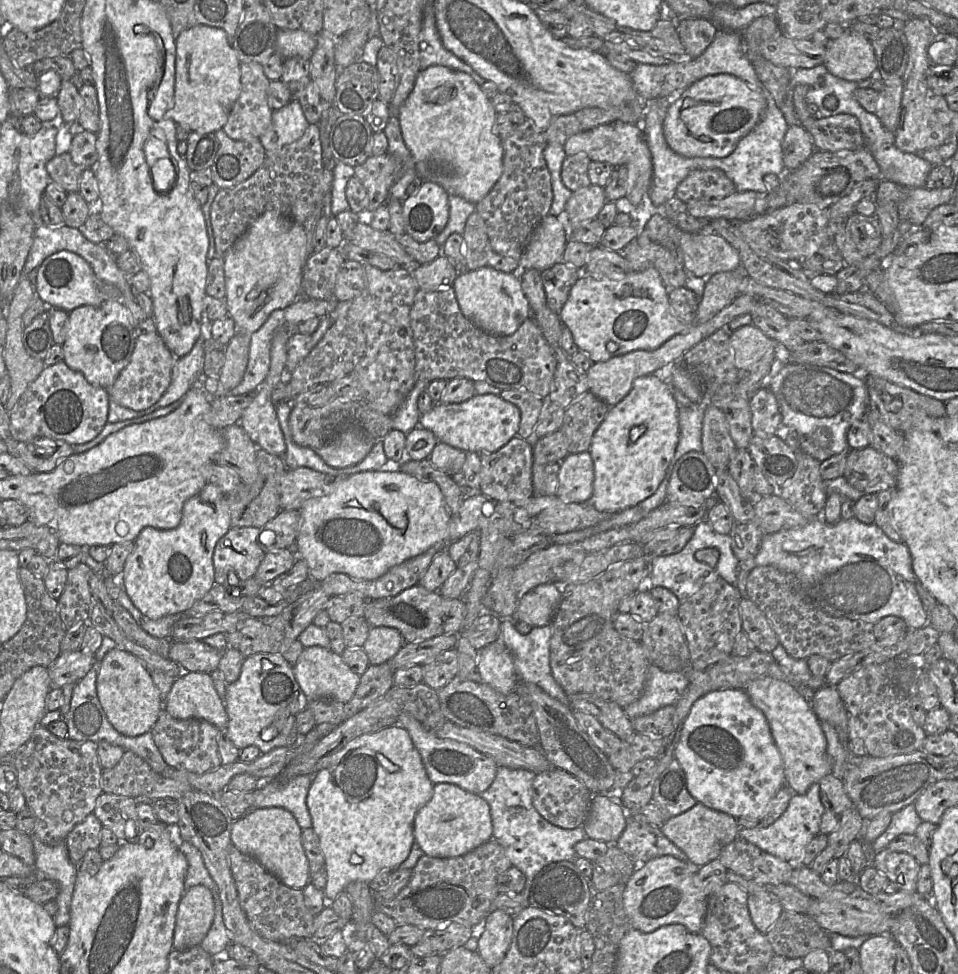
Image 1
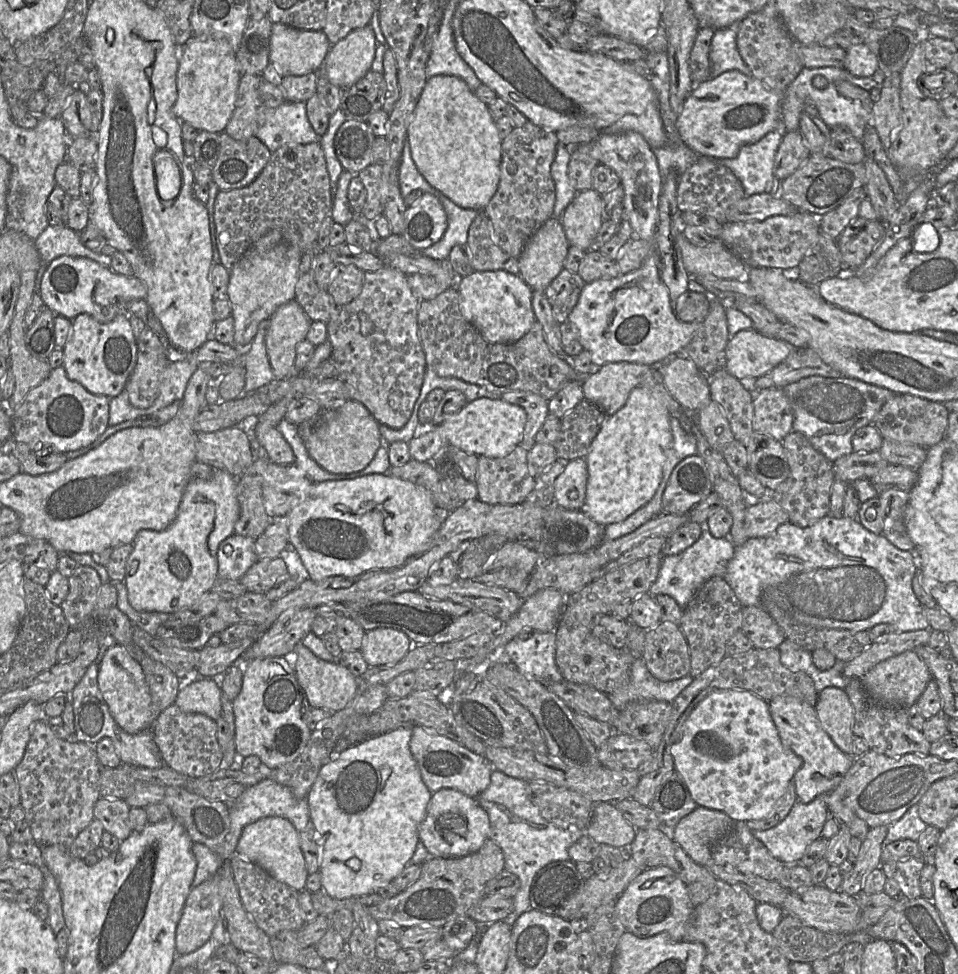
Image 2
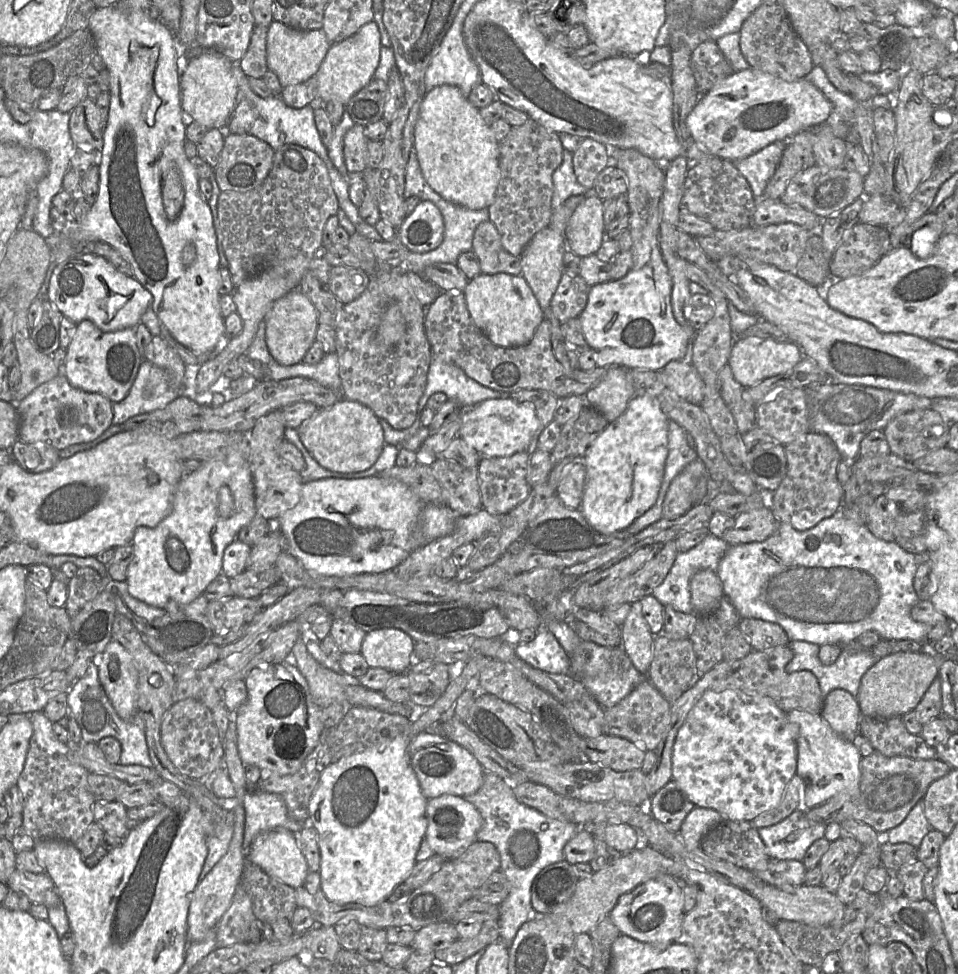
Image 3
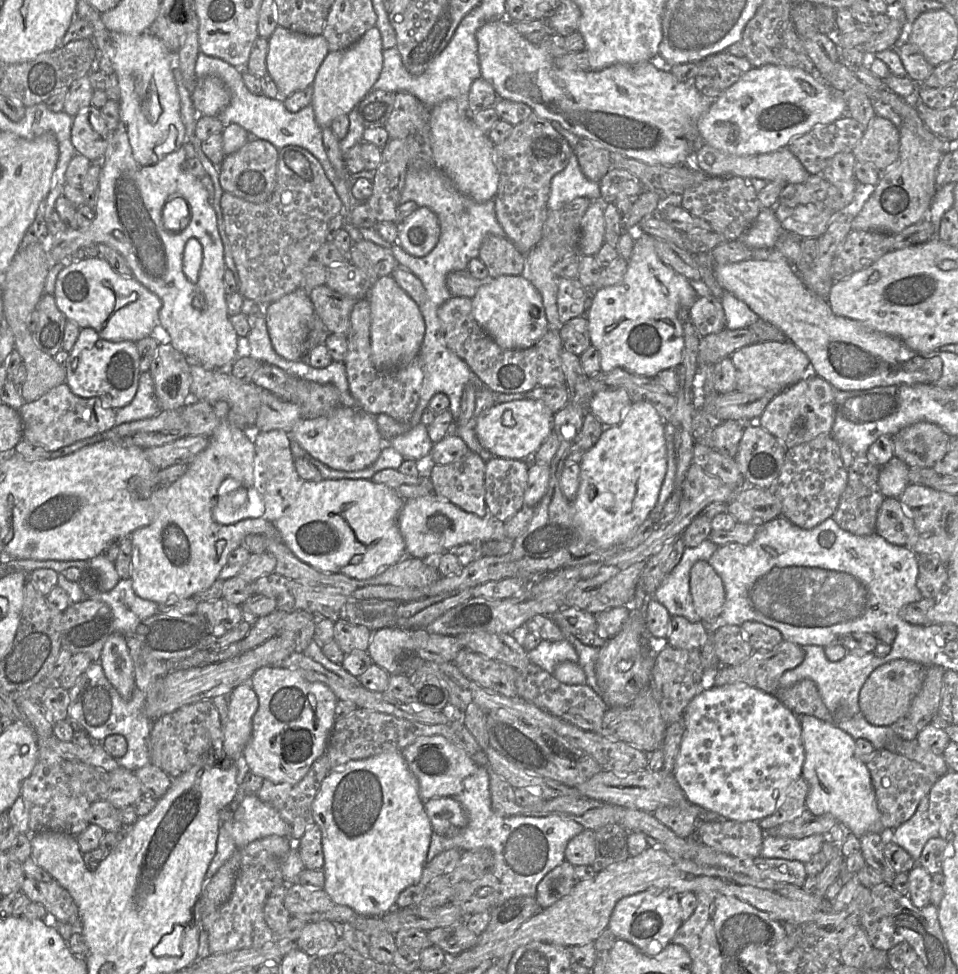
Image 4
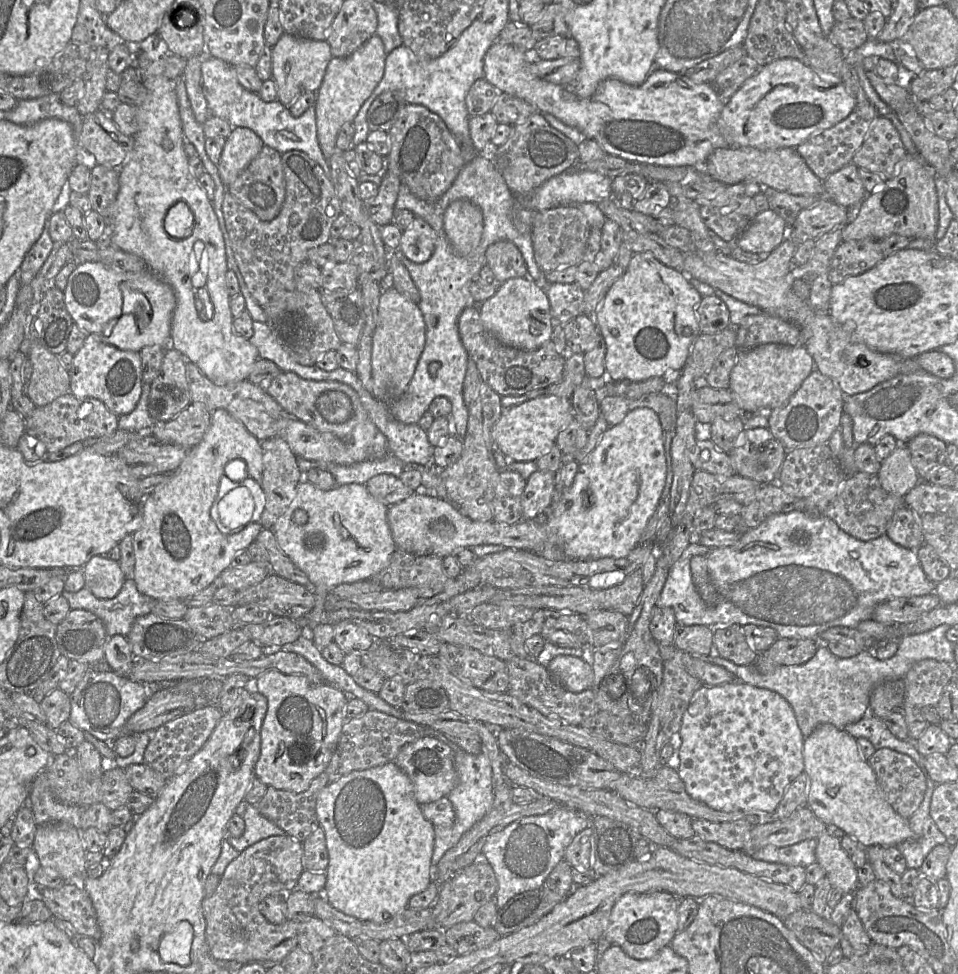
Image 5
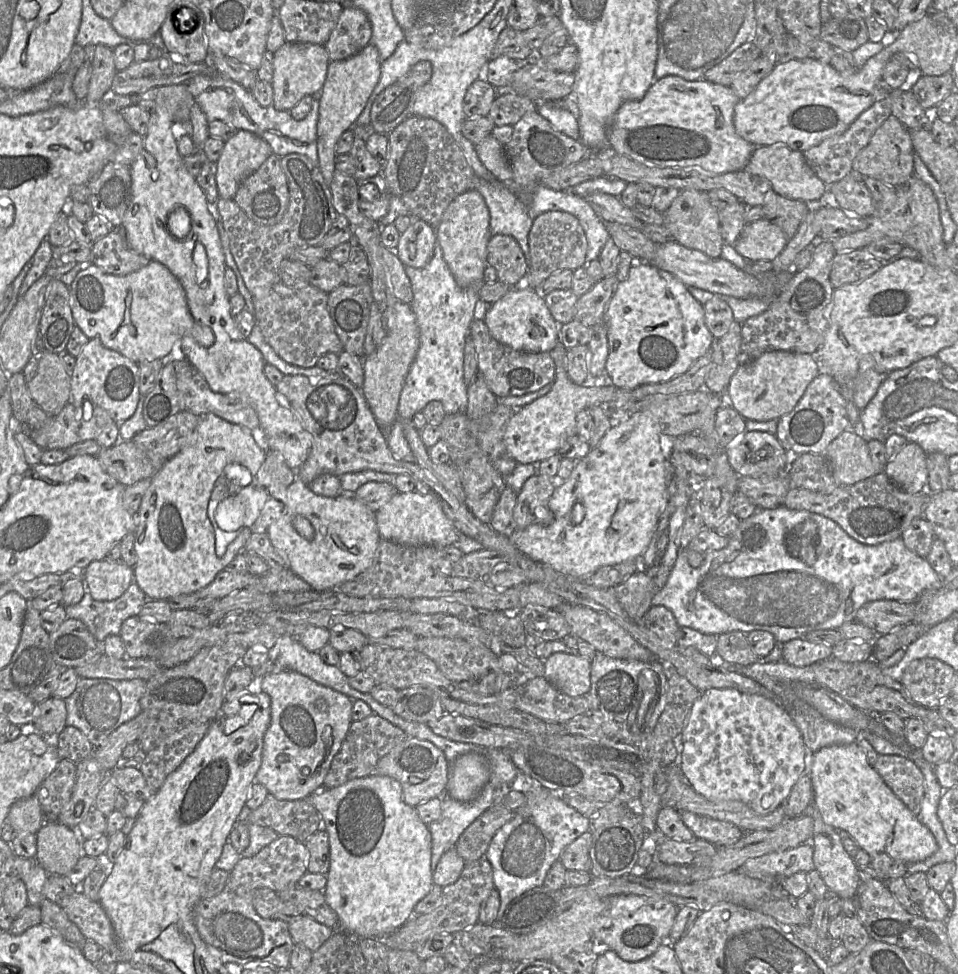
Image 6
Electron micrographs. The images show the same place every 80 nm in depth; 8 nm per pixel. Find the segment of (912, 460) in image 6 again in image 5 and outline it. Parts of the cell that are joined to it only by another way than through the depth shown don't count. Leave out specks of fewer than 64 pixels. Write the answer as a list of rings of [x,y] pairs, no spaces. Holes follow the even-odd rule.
[[[899,444],[882,462],[878,478],[885,491],[899,497],[904,497],[921,481],[905,444]]]

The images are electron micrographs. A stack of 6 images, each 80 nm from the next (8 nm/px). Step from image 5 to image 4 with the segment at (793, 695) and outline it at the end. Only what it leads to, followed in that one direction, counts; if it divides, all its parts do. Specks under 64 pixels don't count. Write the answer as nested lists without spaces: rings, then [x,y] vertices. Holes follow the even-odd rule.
[[[817,645],[801,647],[805,652],[803,662],[797,667],[785,671],[779,679],[779,686],[788,688],[803,679],[815,682],[819,695],[833,718],[833,724],[837,724],[840,719],[850,719],[860,713],[859,692],[863,684],[877,667],[894,659],[887,660],[887,657],[878,656],[874,652],[854,649],[848,650],[843,659],[831,662],[825,655],[824,647]]]

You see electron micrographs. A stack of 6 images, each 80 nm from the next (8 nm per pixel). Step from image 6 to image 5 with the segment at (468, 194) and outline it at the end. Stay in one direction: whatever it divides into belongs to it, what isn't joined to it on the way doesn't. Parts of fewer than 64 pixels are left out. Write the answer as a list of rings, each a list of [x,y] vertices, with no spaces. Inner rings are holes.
[[[456,200],[444,213],[443,227],[455,251],[466,256],[480,244],[483,234],[482,211],[469,200]]]

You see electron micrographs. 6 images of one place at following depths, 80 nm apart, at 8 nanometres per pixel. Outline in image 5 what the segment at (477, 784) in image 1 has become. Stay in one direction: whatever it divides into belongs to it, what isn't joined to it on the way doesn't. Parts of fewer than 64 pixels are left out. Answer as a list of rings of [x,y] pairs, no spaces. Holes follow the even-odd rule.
[[[424,736],[406,744],[393,762],[409,777],[415,799],[420,805],[447,797],[457,783],[454,752],[450,746],[434,736]]]

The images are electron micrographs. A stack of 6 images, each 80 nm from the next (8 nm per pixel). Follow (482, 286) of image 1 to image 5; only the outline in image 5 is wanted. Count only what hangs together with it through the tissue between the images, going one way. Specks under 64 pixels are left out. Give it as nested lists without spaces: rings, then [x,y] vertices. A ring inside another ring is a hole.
[[[528,277],[501,283],[495,294],[479,306],[484,327],[501,343],[522,350],[540,348],[552,337],[551,309],[545,287]]]

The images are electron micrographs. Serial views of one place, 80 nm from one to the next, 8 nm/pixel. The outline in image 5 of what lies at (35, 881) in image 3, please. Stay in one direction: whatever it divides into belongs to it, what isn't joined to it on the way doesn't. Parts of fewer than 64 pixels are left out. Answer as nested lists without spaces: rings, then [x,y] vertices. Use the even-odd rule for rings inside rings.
[[[65,883],[57,888],[40,888],[40,894],[53,916],[68,922],[79,934],[101,939],[95,908],[84,889]]]

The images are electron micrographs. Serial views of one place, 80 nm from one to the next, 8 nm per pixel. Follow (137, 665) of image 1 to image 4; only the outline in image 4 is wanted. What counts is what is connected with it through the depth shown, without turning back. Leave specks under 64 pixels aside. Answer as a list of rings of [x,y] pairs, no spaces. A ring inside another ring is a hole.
[[[118,633],[111,634],[104,644],[99,662],[94,663],[100,663],[108,681],[124,700],[128,701],[132,698],[133,691],[136,687],[134,664],[129,653],[125,636]]]

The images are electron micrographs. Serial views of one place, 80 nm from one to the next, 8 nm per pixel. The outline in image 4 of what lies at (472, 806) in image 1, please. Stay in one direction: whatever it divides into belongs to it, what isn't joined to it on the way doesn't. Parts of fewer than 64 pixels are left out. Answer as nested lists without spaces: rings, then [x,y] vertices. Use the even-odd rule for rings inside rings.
[[[436,797],[424,801],[424,809],[434,833],[451,838],[468,824],[468,817],[454,797]]]

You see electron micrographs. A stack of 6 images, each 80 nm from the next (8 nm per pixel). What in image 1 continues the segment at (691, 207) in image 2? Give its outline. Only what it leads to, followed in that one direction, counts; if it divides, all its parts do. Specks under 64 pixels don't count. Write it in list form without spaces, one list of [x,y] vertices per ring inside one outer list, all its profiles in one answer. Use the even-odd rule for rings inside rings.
[[[698,169],[678,185],[674,200],[686,203],[696,199],[721,199],[734,192],[733,181],[722,170]]]

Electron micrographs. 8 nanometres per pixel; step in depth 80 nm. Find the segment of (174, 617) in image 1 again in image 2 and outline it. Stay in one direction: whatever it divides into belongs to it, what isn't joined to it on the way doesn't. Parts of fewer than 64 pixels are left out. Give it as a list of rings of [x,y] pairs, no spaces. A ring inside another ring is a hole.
[[[109,580],[117,590],[117,607],[131,620],[133,625],[137,625],[152,636],[156,635],[158,627],[165,621],[171,619],[170,613],[163,612],[140,612],[134,609],[128,601],[126,585],[123,581]]]

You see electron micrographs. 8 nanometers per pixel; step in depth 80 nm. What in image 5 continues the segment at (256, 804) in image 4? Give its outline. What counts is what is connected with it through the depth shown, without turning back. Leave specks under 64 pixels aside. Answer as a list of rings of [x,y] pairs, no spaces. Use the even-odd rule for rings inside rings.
[[[254,805],[246,808],[242,819],[245,823],[244,833],[238,838],[226,836],[227,841],[238,853],[263,839],[286,835],[281,828],[263,817]]]

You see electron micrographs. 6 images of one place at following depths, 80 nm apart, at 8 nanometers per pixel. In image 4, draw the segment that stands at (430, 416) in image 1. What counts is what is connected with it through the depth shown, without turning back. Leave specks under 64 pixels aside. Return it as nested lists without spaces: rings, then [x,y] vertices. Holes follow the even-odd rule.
[[[523,399],[498,403],[475,418],[475,434],[480,445],[493,456],[532,459],[553,431],[554,413],[540,400]]]

